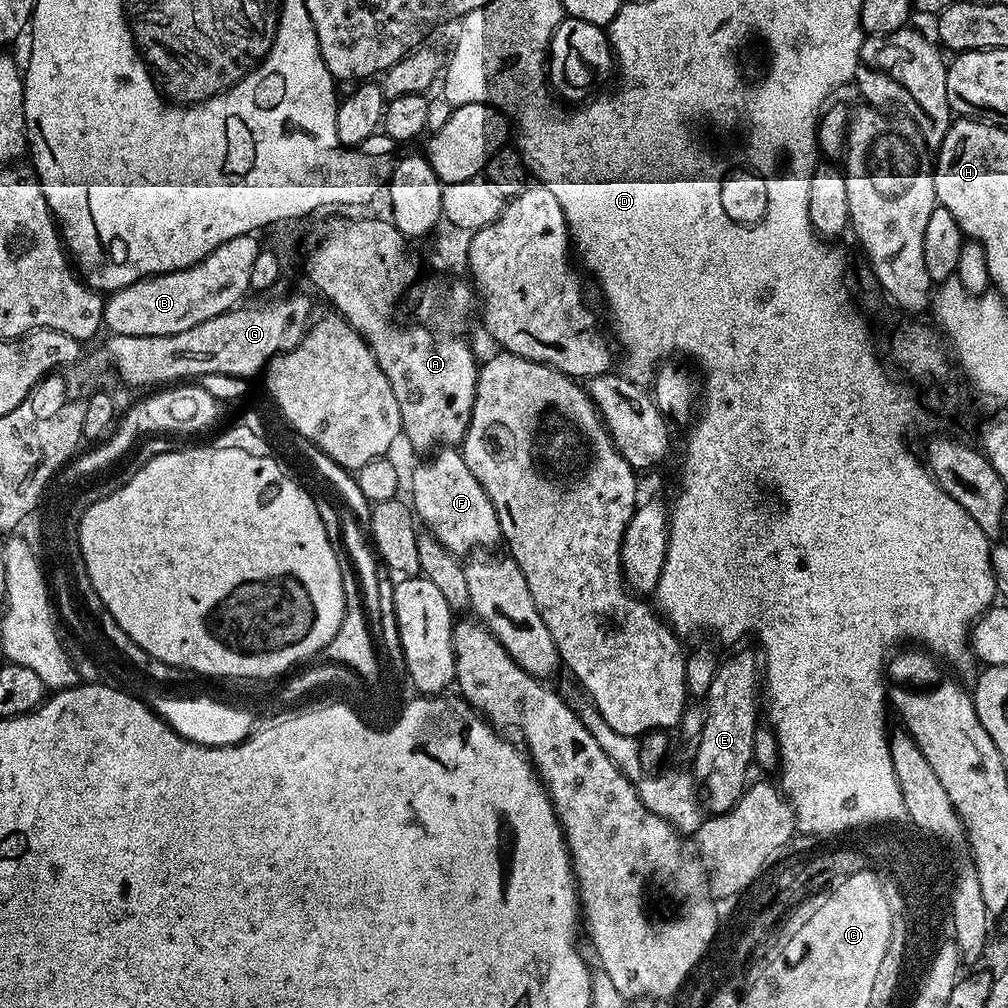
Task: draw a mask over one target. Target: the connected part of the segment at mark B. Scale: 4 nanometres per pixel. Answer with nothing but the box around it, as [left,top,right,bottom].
[104,234,262,336]

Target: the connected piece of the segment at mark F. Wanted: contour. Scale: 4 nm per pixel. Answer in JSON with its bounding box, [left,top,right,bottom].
[410,446,503,558]

